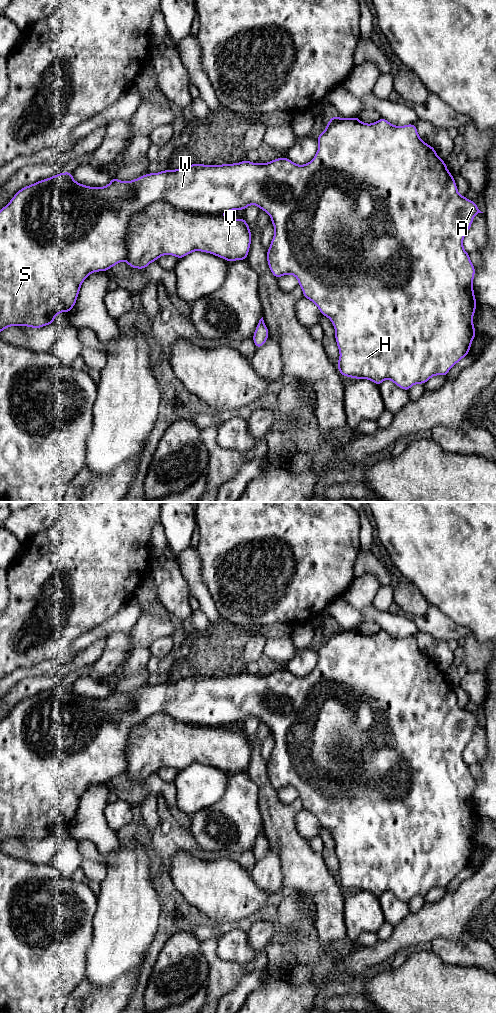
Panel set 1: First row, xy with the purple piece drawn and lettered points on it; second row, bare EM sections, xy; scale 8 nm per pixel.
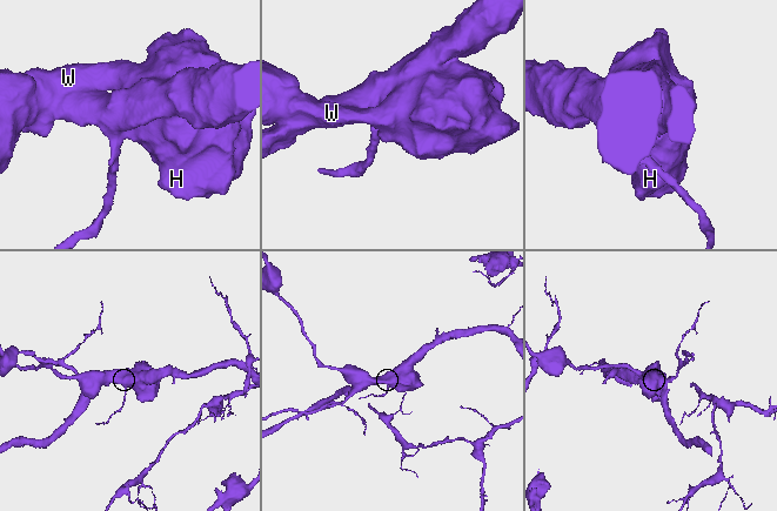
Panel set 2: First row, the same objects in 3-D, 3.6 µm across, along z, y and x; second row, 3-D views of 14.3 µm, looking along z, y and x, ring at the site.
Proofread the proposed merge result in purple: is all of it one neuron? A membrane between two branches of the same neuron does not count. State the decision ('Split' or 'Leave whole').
Split

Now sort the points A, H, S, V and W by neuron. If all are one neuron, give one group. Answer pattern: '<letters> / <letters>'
A H S W / V

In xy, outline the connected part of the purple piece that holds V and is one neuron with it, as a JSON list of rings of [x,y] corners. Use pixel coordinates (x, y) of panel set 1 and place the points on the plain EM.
[[[156,714],[134,727],[126,747],[125,774],[132,780],[145,781],[163,767],[181,771],[194,763],[210,765],[228,774],[247,772],[251,751],[250,740],[244,730],[189,724],[167,714]]]

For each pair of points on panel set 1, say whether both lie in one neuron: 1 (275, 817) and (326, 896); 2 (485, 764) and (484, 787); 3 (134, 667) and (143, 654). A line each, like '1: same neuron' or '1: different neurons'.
1: same neuron
2: same neuron
3: same neuron

